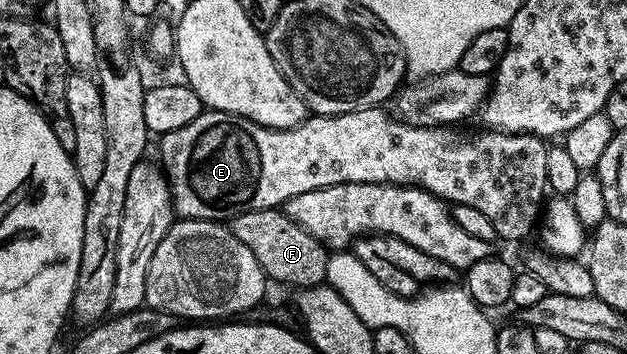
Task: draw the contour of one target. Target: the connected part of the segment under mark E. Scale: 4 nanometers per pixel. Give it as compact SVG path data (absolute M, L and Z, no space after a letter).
M376 107L374 109L362 109L352 113L338 113L336 117L325 117L322 115L308 116L306 121L301 122L292 129L270 129L264 125L258 125L247 117L238 117L232 113L220 113L218 111L204 111L199 114L193 123L181 127L172 133L162 134L159 145L159 153L163 156L164 170L169 171L171 183L171 203L174 212L180 218L189 221L218 221L226 222L232 217L241 215L245 211L257 211L258 209L278 209L286 206L289 199L297 195L305 195L305 191L313 191L321 187L333 187L341 183L377 183L378 185L417 185L420 189L428 189L442 201L452 206L464 205L481 211L481 215L489 218L493 223L496 238L504 237L507 241L523 241L531 233L531 228L536 228L541 217L541 210L545 205L545 198L549 193L547 176L545 175L545 155L549 148L548 142L542 137L535 137L532 133L496 133L494 131L482 131L483 133L471 133L468 137L459 137L451 127L419 126L410 125L399 117L386 113L386 108Z

